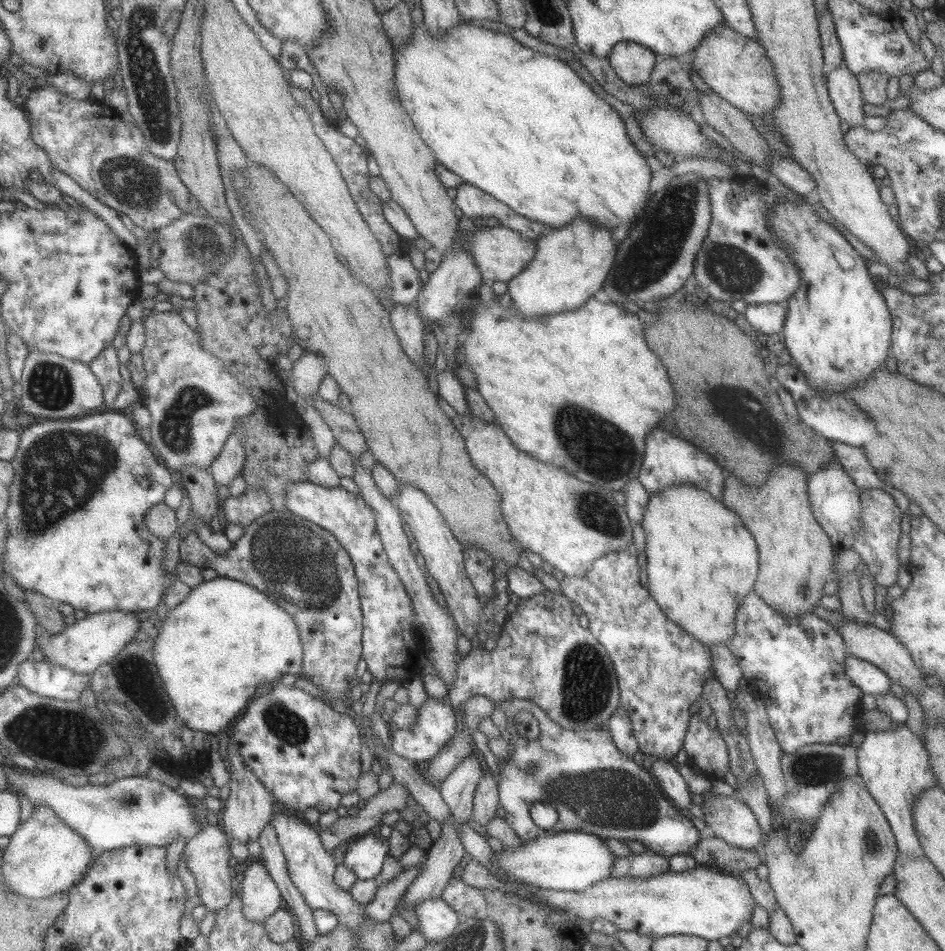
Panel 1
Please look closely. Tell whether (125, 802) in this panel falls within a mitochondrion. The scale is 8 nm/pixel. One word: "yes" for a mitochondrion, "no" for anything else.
yes

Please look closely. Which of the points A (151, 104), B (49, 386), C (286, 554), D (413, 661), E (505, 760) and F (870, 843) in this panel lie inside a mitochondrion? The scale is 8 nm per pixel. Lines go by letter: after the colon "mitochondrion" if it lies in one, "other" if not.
A: mitochondrion
B: mitochondrion
C: mitochondrion
D: other
E: other
F: mitochondrion

